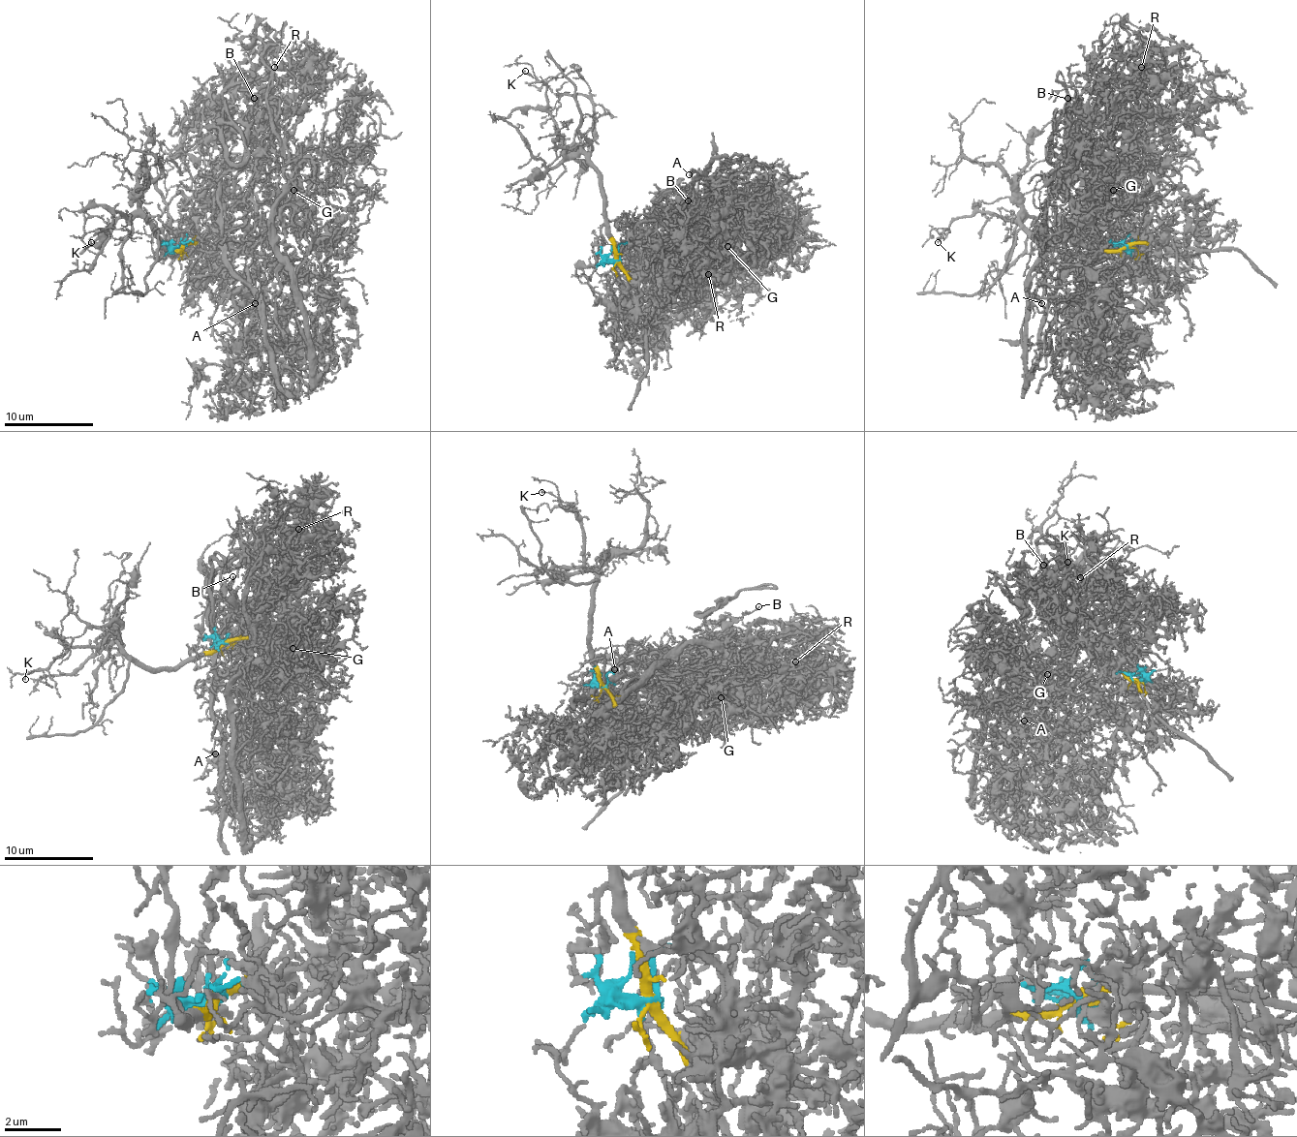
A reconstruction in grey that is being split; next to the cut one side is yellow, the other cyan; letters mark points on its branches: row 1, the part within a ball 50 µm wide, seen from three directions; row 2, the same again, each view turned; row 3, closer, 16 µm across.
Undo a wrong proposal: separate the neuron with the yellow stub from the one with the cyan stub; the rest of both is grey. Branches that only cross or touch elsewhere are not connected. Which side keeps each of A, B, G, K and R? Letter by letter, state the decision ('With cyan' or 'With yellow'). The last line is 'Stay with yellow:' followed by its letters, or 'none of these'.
A: With cyan
B: With cyan
G: With cyan
K: With yellow
R: With cyan
Stay with yellow: K

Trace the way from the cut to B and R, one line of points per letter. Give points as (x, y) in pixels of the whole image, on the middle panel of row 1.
B: (617, 261), (619, 245), (637, 229), (655, 225), (655, 206), (655, 227), (663, 227), (689, 199)
R: (617, 261), (622, 242), (629, 251), (615, 251), (684, 278), (728, 258), (747, 290), (731, 296), (709, 274)

